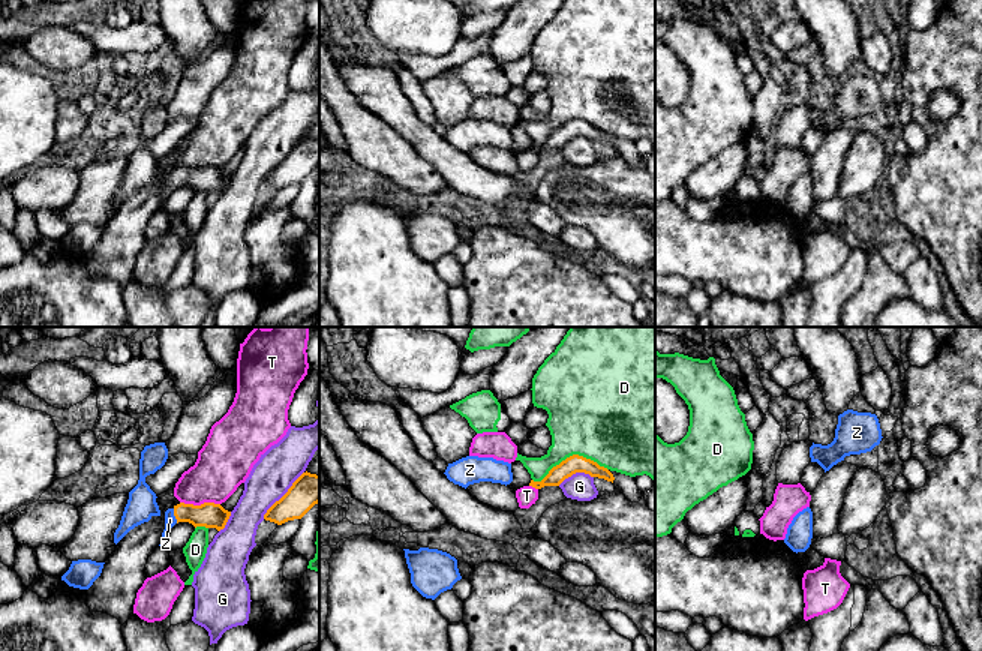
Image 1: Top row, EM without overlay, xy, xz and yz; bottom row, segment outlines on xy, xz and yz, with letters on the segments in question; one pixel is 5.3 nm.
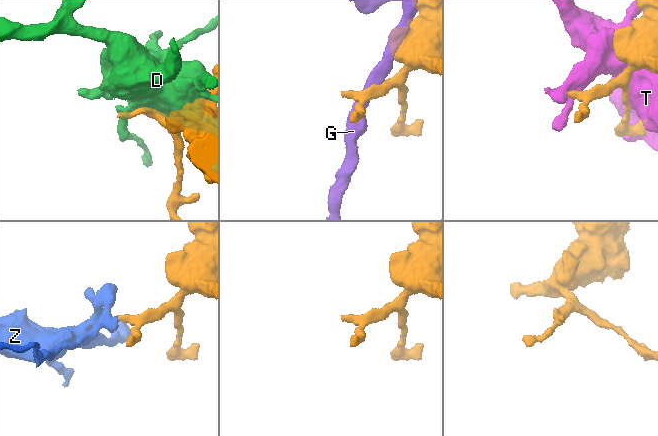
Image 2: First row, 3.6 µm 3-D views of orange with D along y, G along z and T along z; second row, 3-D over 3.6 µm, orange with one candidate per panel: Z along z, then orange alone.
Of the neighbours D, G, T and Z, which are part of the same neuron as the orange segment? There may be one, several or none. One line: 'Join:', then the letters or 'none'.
Join: Z

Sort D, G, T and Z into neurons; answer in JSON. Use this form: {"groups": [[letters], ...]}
{"groups": [["D"], ["G"], ["T"], ["Z"]]}

